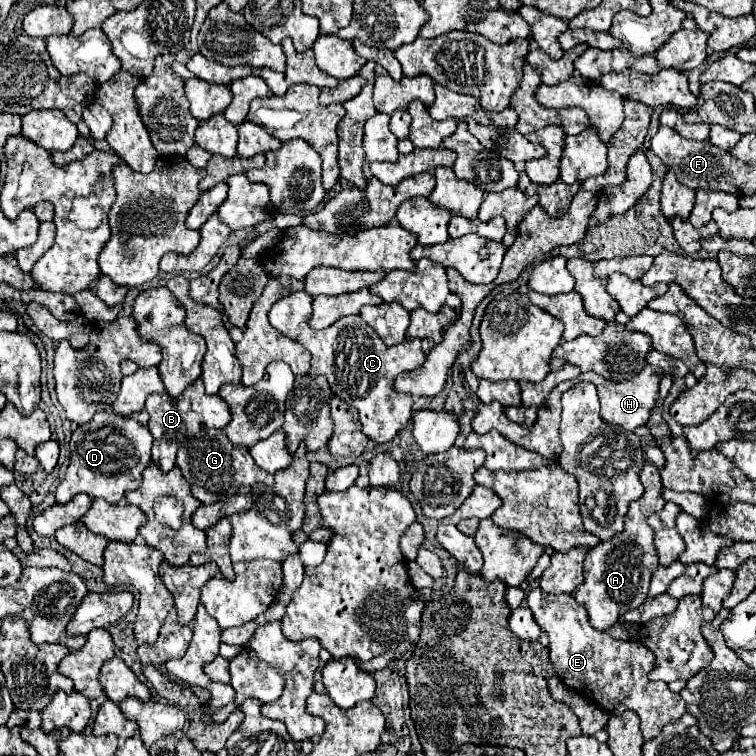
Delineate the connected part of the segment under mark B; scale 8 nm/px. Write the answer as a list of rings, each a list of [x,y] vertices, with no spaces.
[[[194,381],[178,399],[172,399],[170,395],[148,395],[146,399],[146,413],[150,415],[148,427],[154,437],[154,447],[152,447],[152,459],[158,461],[160,469],[168,473],[174,463],[176,463],[176,451],[180,443],[192,435],[196,435],[202,429],[224,429],[230,423],[230,409],[226,401],[222,401],[218,395],[206,395],[202,381]]]

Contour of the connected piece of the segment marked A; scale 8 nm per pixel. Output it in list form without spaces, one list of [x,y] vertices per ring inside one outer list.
[[[644,461],[644,467],[640,469],[640,481],[644,485],[644,495],[638,501],[630,503],[630,509],[624,517],[624,531],[616,533],[610,541],[602,541],[592,547],[584,559],[584,583],[576,589],[574,597],[586,607],[592,627],[596,627],[598,631],[608,631],[620,619],[622,613],[636,609],[644,603],[648,595],[650,577],[658,567],[654,535],[646,519],[654,511],[662,509],[666,501],[662,499],[660,473],[654,463]]]

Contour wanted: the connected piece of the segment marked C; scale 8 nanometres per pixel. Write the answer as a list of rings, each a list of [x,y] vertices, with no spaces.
[[[296,291],[276,301],[268,311],[270,325],[292,341],[302,343],[310,351],[312,365],[308,375],[328,377],[332,393],[360,411],[362,429],[368,439],[376,443],[392,441],[394,435],[410,423],[412,415],[412,397],[398,393],[394,389],[394,379],[396,375],[418,369],[424,363],[426,357],[420,349],[420,339],[410,339],[400,345],[386,347],[376,331],[360,319],[360,315],[344,317],[328,329],[316,331],[306,323],[312,311],[310,303],[312,297],[306,291]]]

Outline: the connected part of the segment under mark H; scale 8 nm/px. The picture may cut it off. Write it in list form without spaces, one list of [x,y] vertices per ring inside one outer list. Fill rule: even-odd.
[[[646,365],[642,369],[640,375],[632,377],[630,381],[624,381],[624,383],[616,383],[616,381],[608,381],[596,373],[582,373],[580,377],[568,381],[566,385],[574,385],[578,381],[590,381],[596,385],[598,389],[598,397],[600,397],[600,417],[610,423],[610,425],[620,425],[628,431],[634,431],[636,427],[640,425],[646,425],[648,417],[650,417],[650,411],[654,409],[656,401],[658,401],[658,383],[660,383],[660,375],[664,375],[664,371],[660,371],[660,367],[652,367],[652,365]]]

